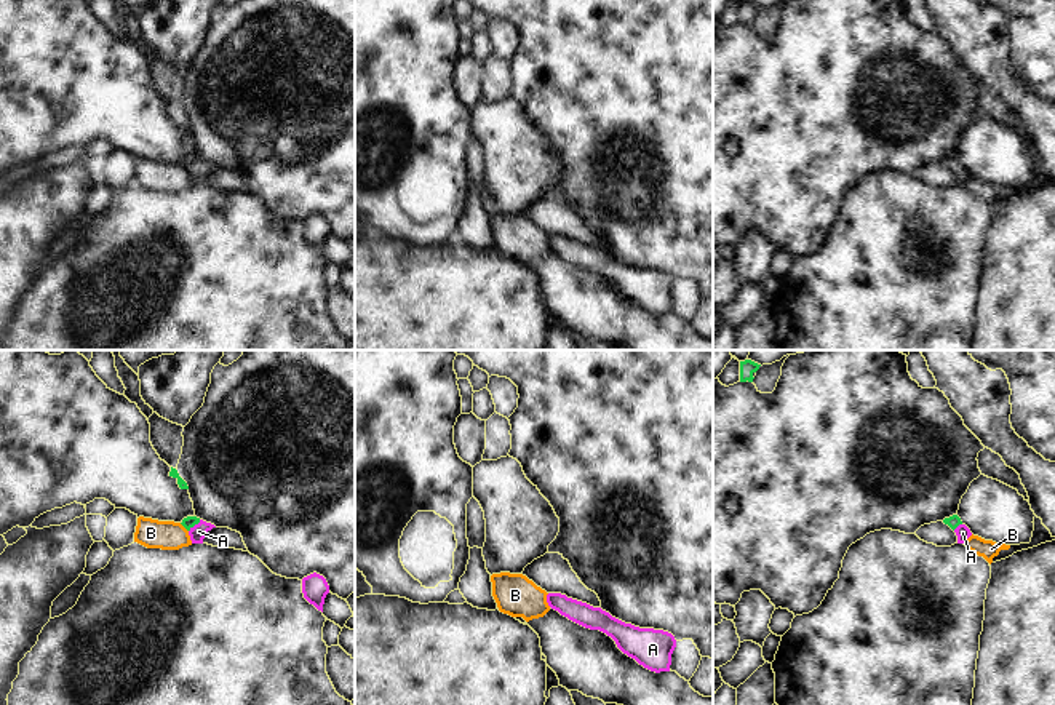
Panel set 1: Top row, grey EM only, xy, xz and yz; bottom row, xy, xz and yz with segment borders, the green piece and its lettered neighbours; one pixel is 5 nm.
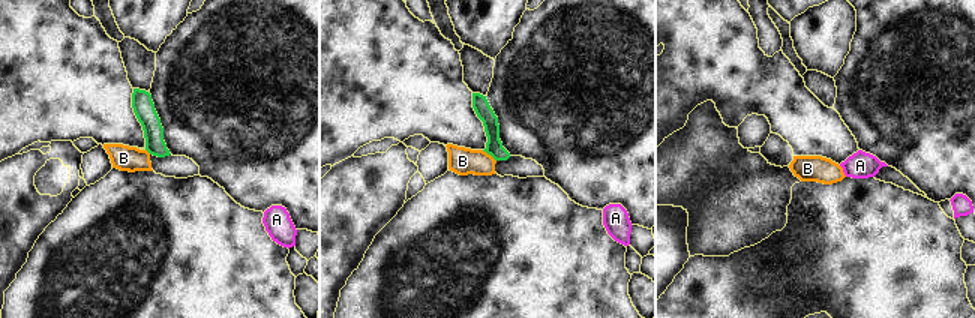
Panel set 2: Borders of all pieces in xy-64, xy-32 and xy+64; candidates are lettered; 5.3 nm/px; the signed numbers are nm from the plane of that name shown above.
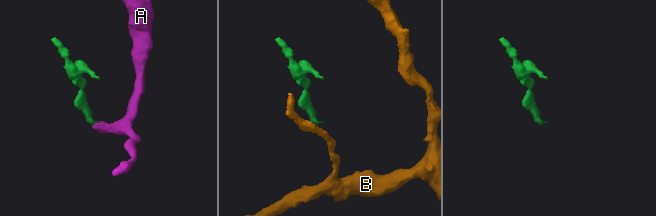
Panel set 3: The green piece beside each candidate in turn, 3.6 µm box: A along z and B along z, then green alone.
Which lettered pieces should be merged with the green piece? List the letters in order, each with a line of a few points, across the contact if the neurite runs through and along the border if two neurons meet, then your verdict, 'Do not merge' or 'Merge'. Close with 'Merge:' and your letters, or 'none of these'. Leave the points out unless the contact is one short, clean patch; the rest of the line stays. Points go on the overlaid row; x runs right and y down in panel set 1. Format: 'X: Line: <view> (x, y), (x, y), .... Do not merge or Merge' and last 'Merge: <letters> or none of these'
A: Line: xy (189, 521), (194, 525), (199, 531). Merge
B: Line: xy (179, 523), (187, 531). Do not merge
Merge: A.

